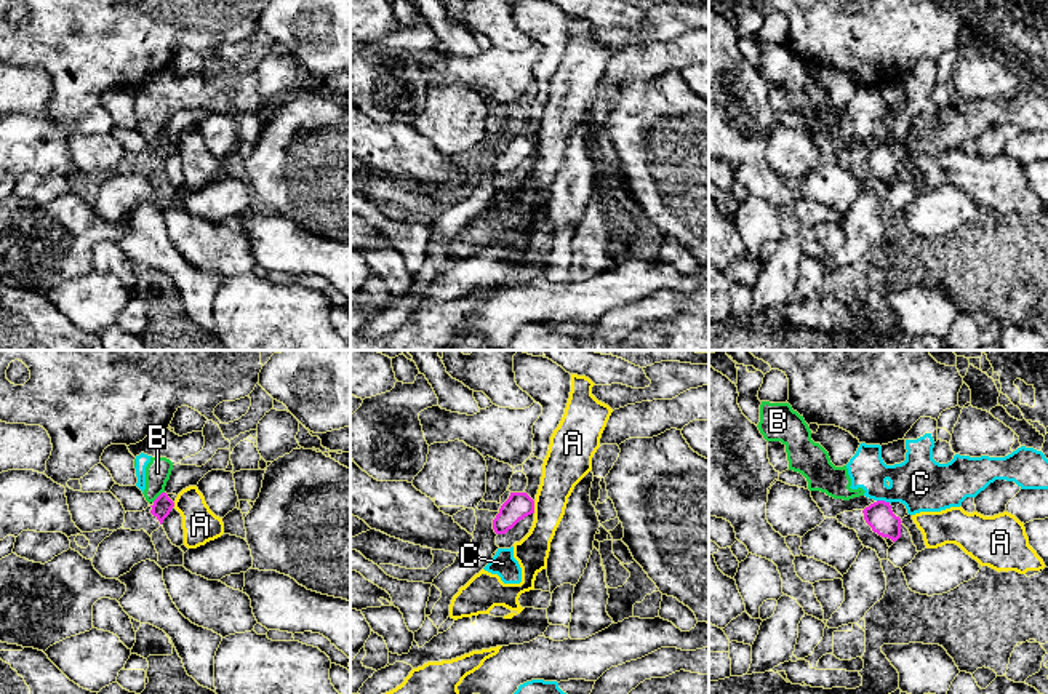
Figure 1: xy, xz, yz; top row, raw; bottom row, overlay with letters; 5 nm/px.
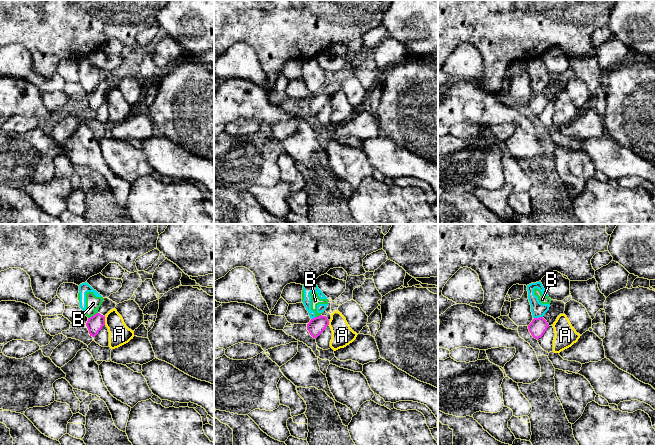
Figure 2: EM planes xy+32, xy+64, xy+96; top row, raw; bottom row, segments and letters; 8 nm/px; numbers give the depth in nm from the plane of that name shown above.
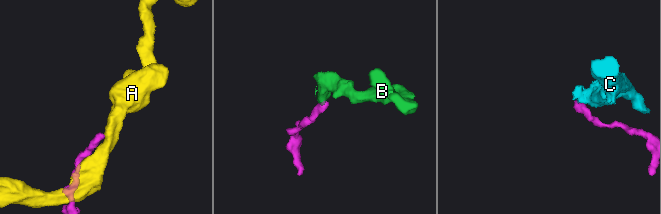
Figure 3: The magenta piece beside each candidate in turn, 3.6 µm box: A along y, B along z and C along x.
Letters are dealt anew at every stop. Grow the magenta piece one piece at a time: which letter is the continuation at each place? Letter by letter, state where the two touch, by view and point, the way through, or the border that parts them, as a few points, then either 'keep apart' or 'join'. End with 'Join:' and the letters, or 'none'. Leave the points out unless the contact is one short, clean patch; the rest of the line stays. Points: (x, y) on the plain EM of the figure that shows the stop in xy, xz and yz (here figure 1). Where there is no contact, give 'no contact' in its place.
A: contact xz (533, 149); keep apart
B: contact xy (159, 138); border xy (164, 133), (152, 143); keep apart
C: contact yz (884, 143); border yz (877, 141), (890, 144); keep apart
Join: none

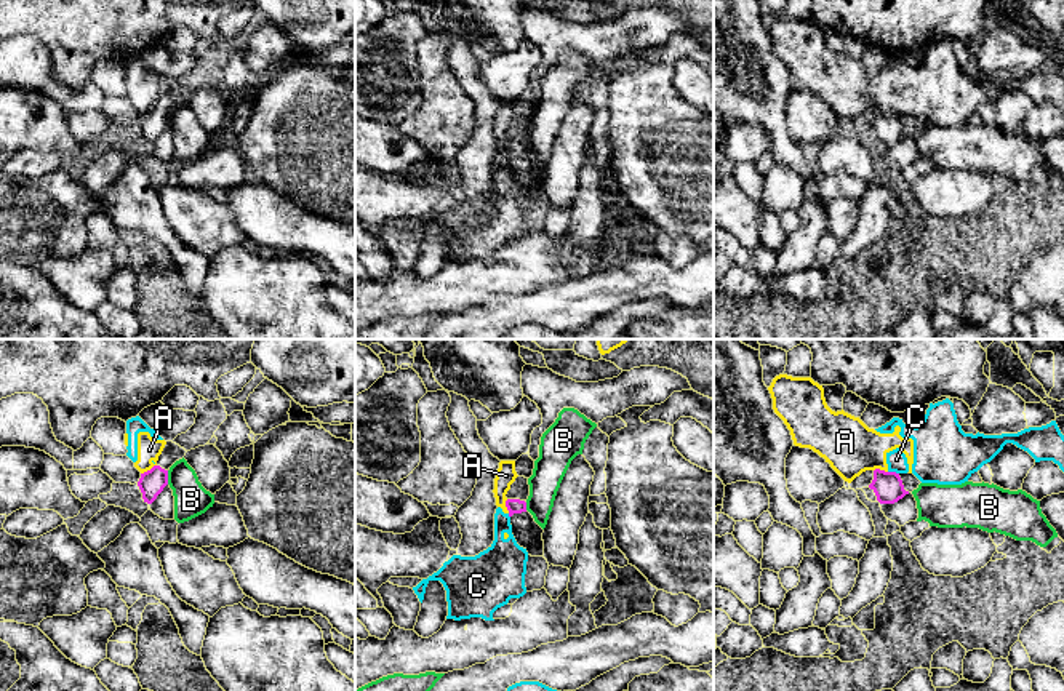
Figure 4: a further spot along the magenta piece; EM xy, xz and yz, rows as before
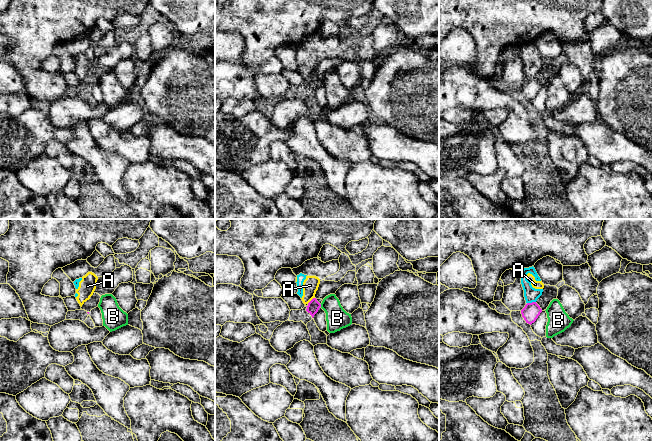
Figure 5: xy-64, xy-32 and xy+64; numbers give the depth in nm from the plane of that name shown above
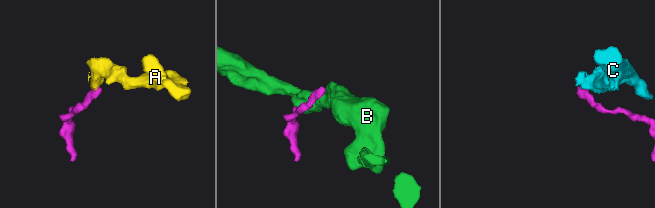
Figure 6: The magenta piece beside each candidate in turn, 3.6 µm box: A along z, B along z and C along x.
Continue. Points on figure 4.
A: contact xy (148, 112); border xy (156, 106), (141, 115); keep apart
B: contact xy (167, 119); keep apart
C: contact yz (893, 114); border yz (888, 112), (898, 115); keep apart
Join: none

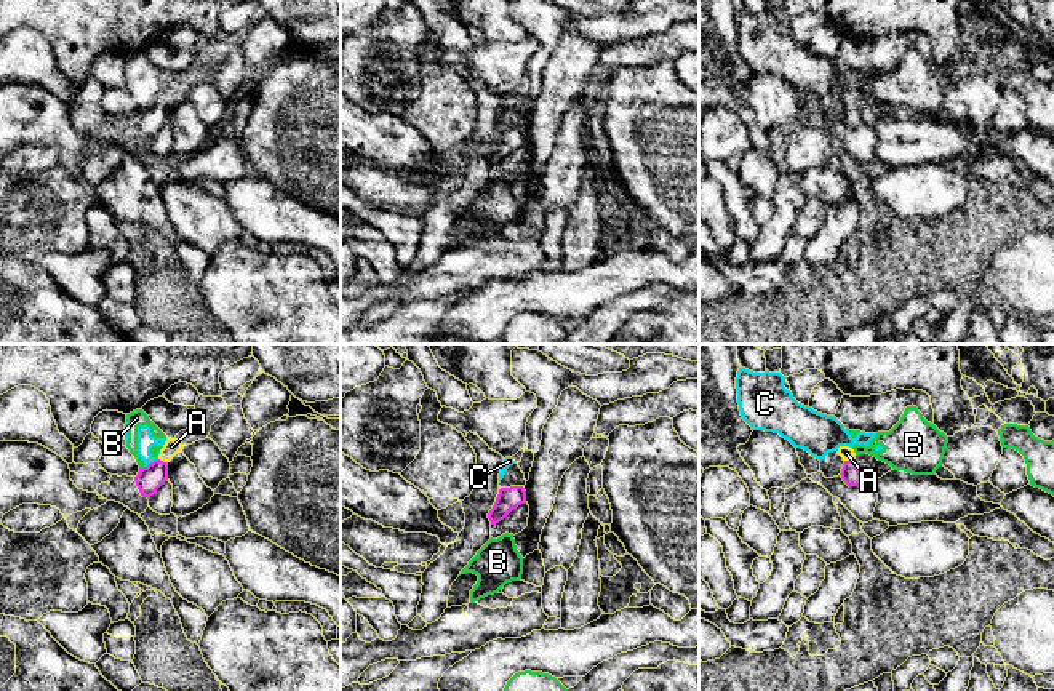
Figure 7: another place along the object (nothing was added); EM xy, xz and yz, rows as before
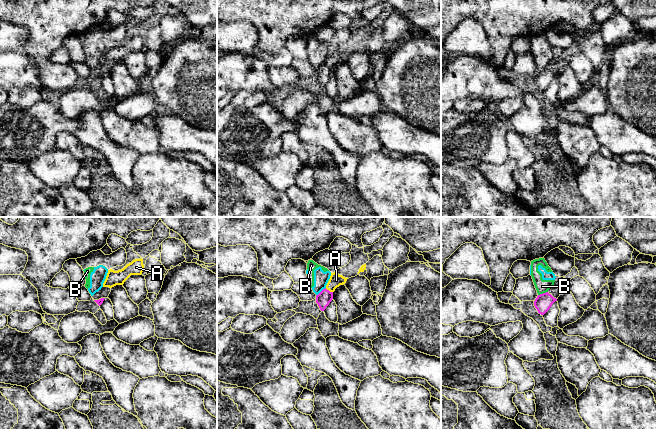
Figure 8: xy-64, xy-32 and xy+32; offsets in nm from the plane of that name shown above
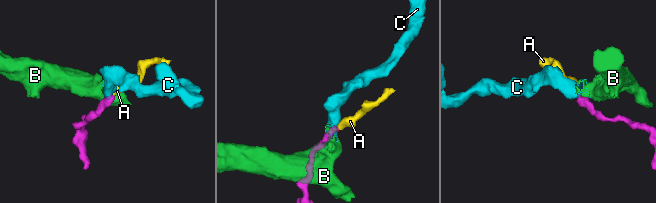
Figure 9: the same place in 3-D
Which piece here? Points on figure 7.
A: contact yz (850, 103); way yz (851, 117), (850, 103), (846, 95); join
B: contact xy (143, 109); border xy (143, 107), (139, 111); keep apart
C: contact xy (152, 104); border xy (157, 99), (144, 109); keep apart
Join: A

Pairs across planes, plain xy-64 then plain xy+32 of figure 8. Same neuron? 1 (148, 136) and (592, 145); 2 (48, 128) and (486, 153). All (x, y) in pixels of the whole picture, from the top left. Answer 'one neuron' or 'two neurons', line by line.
1: one neuron
2: one neuron

